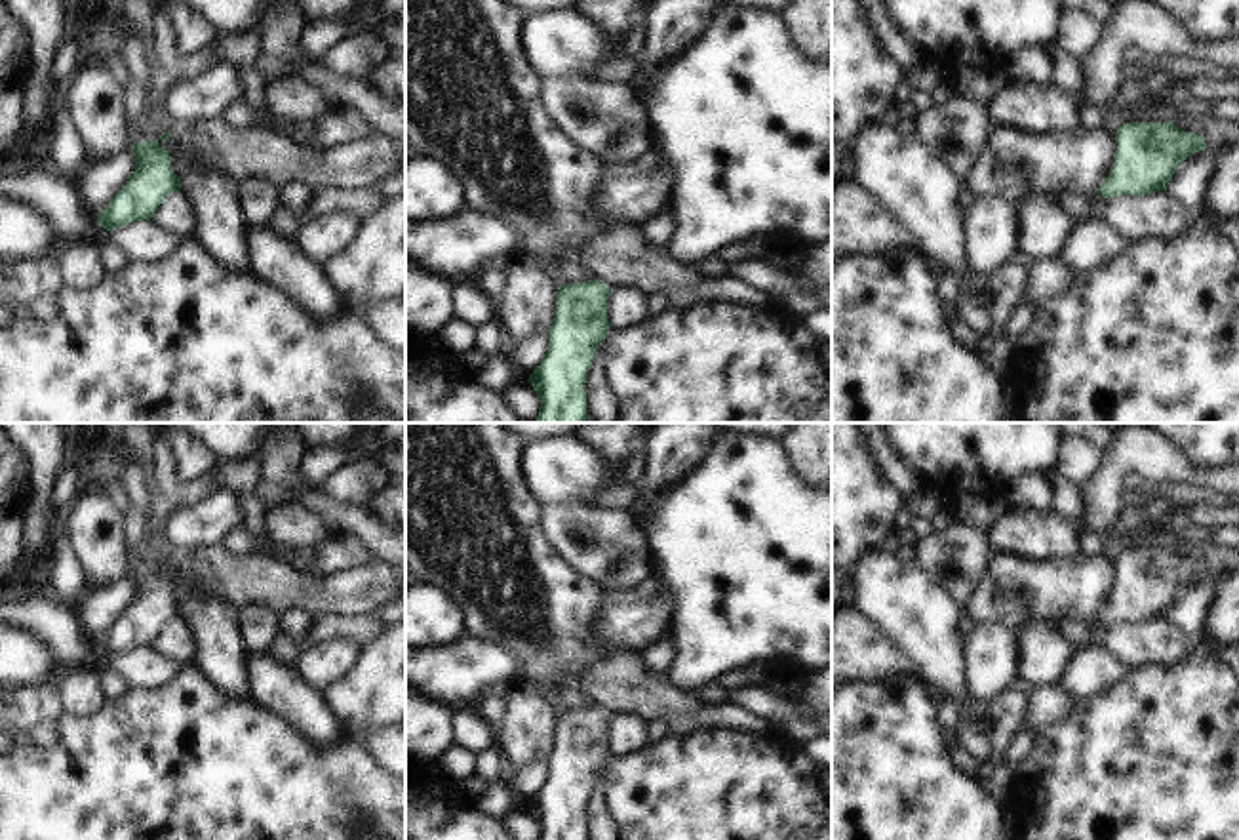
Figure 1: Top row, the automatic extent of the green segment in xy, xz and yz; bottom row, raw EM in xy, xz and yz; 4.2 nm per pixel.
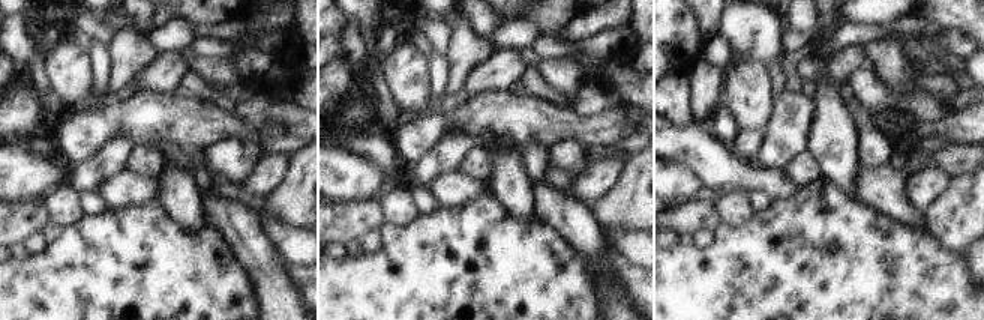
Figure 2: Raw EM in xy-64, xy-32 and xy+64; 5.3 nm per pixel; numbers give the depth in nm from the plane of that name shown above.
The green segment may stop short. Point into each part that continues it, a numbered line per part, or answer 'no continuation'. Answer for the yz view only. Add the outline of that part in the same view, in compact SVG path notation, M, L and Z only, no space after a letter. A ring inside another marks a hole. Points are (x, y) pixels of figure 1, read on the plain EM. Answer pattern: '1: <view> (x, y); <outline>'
no continuation

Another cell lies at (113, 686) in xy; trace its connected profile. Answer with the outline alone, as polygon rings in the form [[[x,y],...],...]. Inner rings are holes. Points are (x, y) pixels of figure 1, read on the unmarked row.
[[[97,670],[95,678],[105,701],[118,701],[124,693],[129,691],[128,684],[110,670]]]

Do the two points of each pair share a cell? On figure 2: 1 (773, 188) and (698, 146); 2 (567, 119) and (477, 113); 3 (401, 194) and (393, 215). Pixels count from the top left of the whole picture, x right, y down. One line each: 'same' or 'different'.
1: same
2: same
3: same

